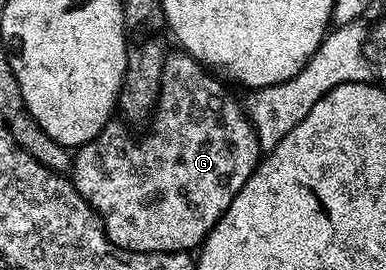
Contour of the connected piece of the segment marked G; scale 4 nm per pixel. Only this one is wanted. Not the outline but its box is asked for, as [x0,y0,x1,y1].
[71,51,263,252]

